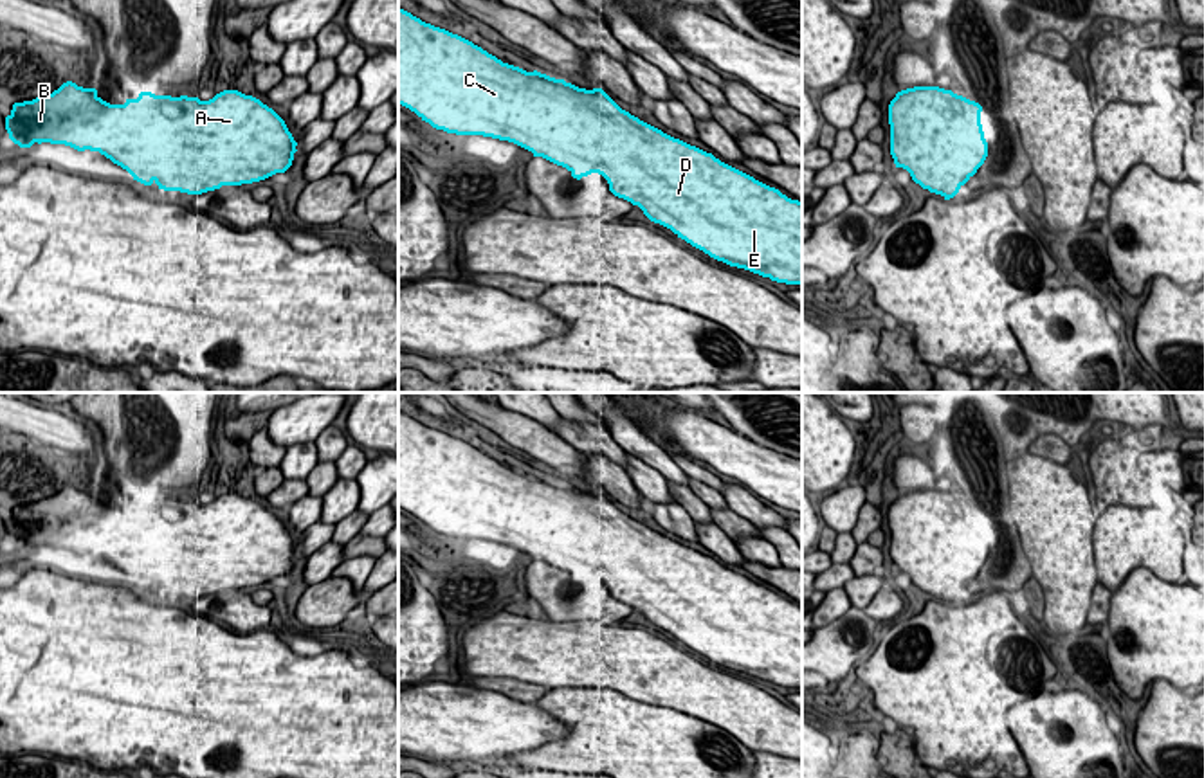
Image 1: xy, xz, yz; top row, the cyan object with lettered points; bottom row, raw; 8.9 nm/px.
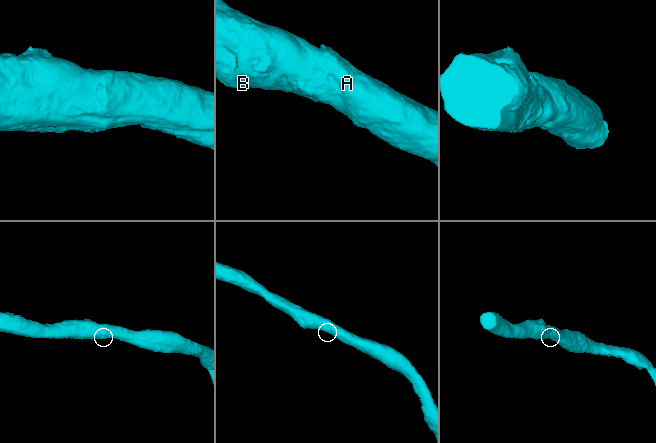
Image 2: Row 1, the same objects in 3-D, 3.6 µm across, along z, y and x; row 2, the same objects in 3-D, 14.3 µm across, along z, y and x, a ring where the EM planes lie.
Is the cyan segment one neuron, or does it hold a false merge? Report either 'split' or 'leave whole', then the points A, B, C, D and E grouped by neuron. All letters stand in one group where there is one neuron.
leave whole; A B C D E

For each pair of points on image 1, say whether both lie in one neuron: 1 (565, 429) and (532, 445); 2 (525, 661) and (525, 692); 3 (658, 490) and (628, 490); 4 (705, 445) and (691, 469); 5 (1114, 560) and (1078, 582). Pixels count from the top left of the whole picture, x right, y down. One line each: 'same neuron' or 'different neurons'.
1: different neurons
2: different neurons
3: different neurons
4: different neurons
5: different neurons

